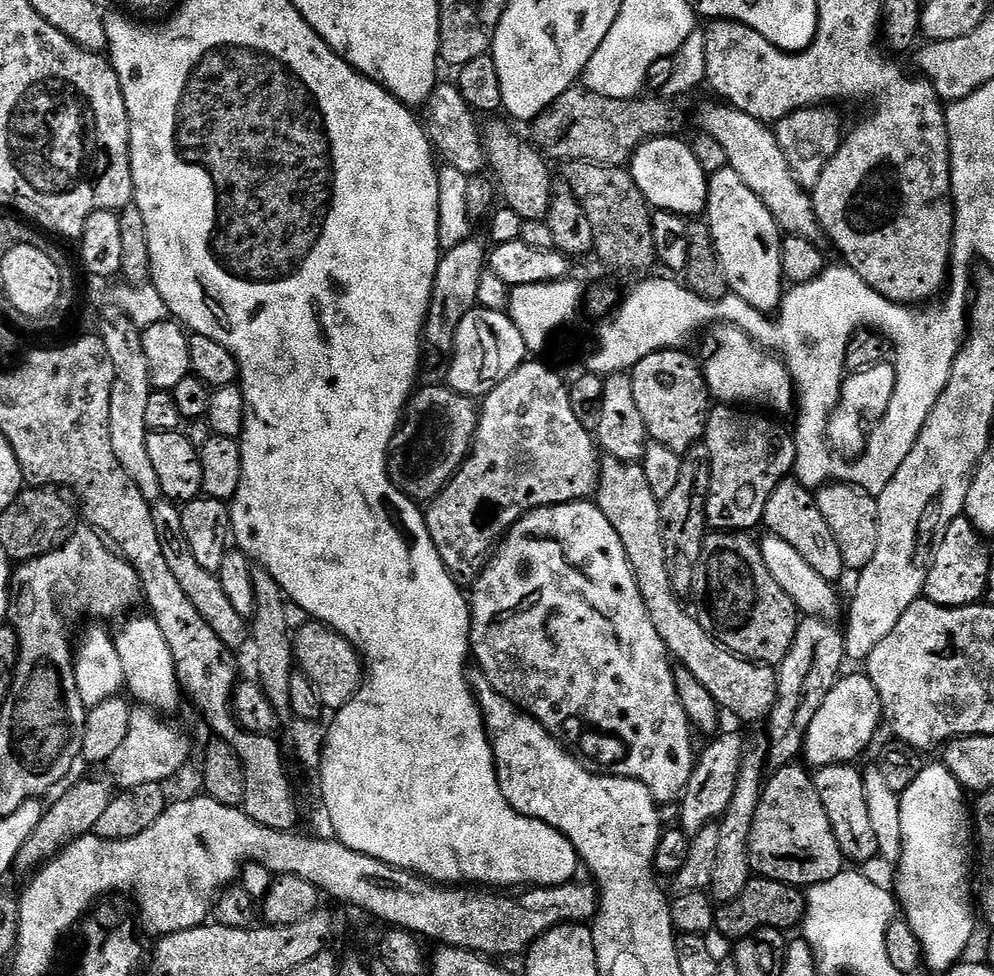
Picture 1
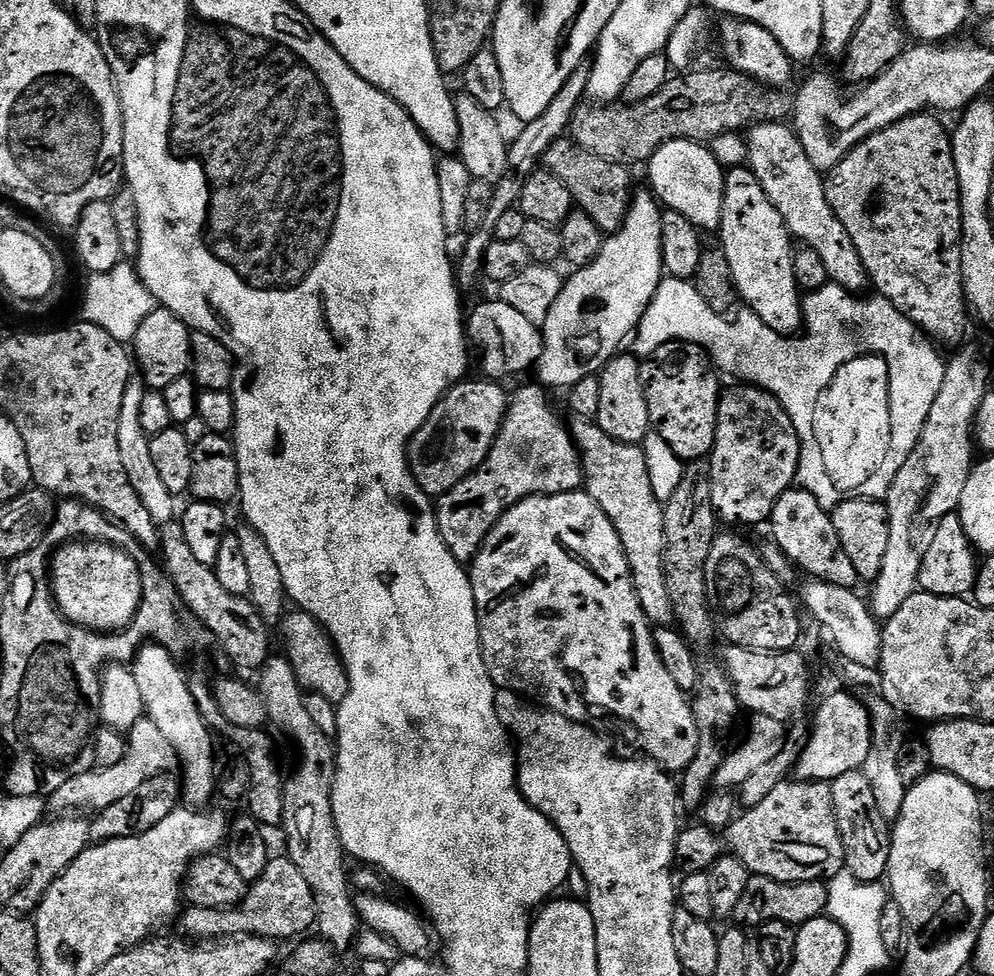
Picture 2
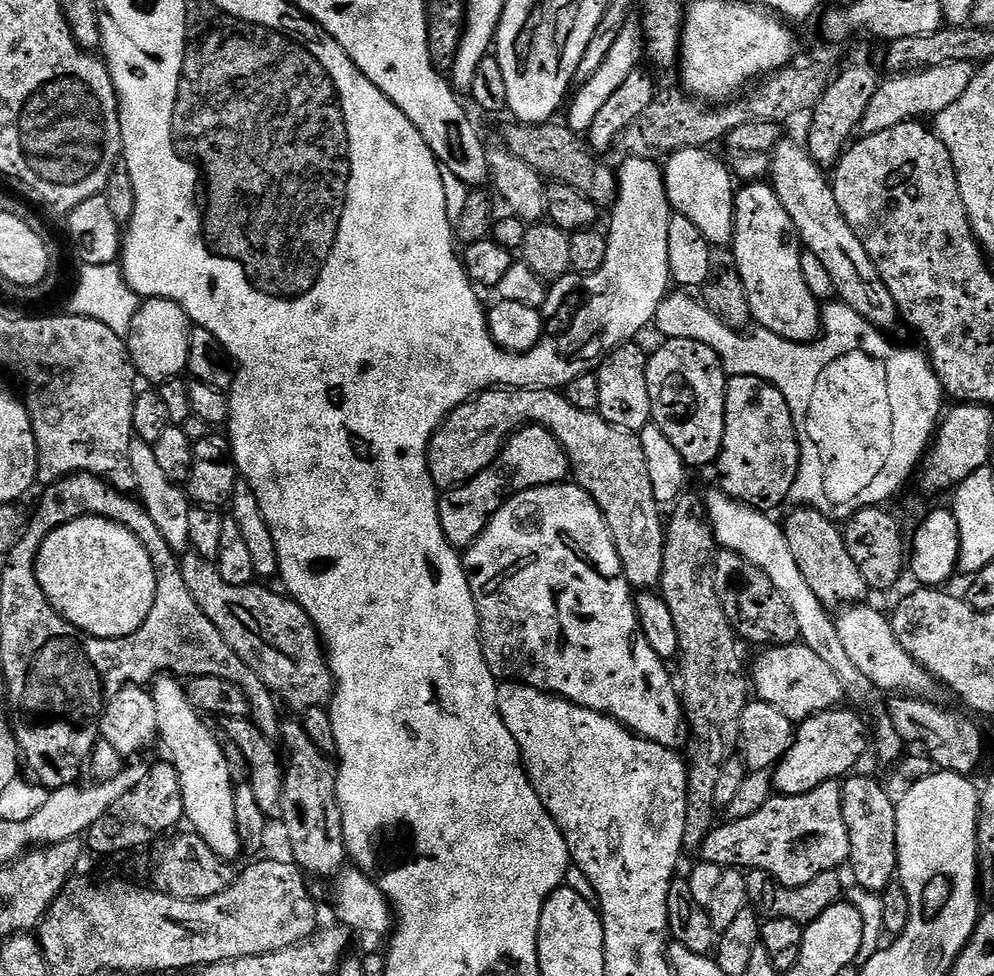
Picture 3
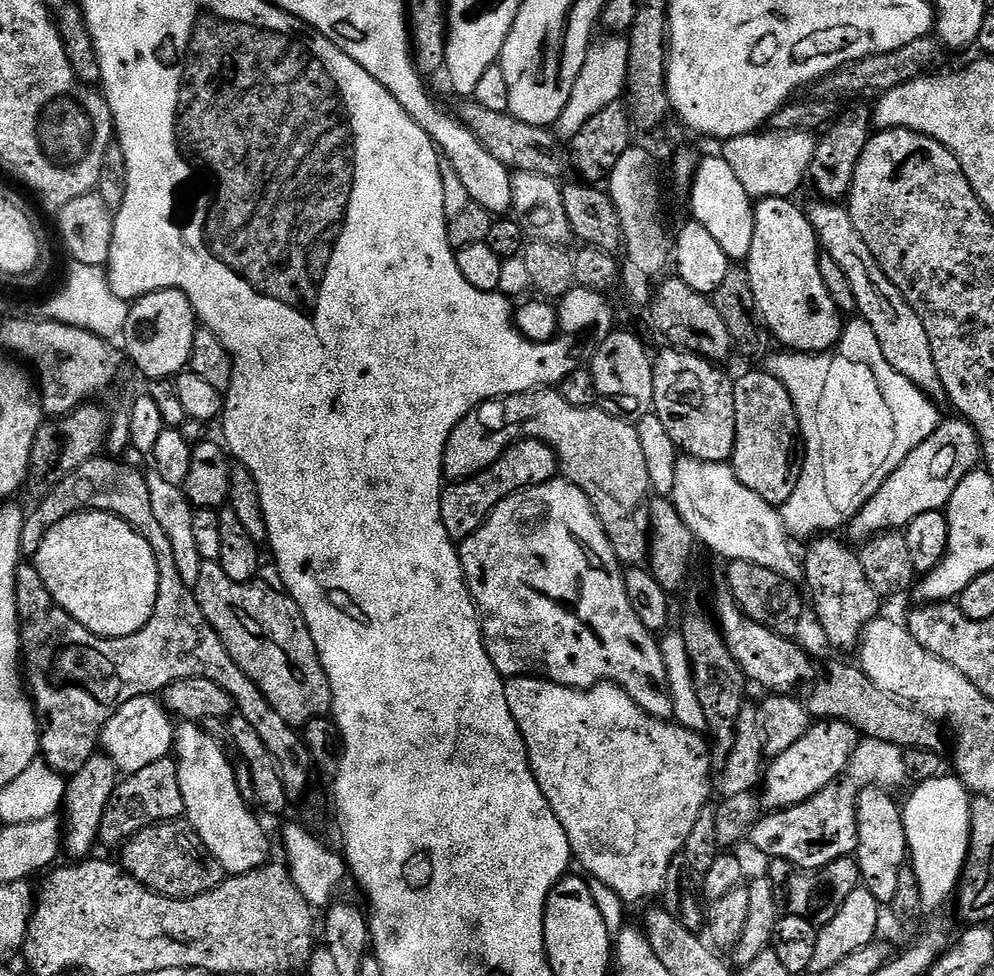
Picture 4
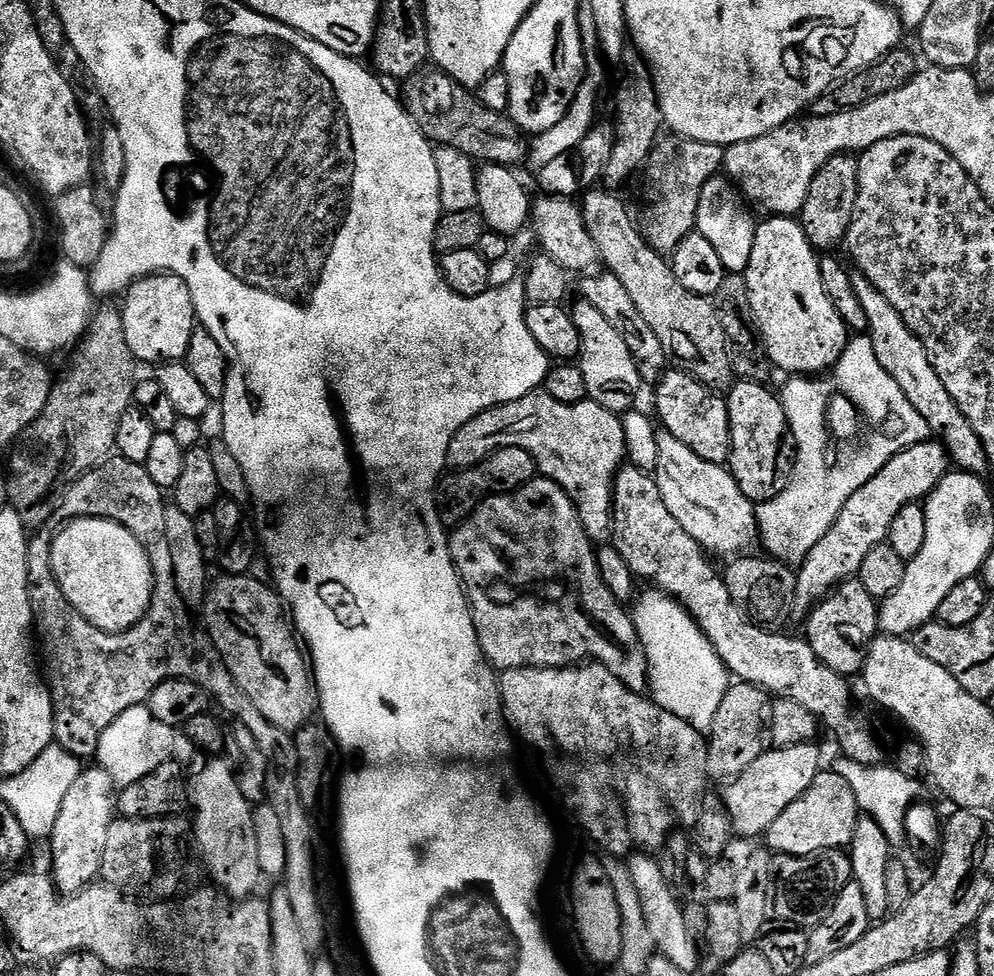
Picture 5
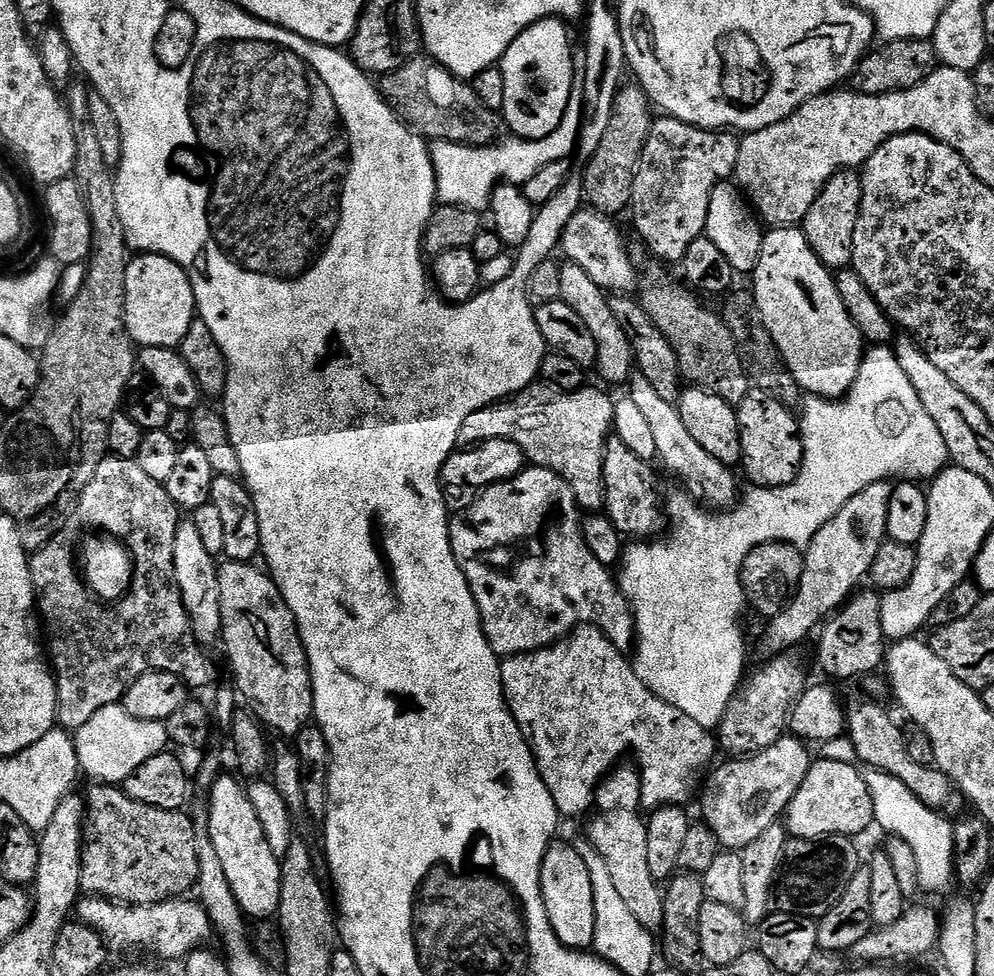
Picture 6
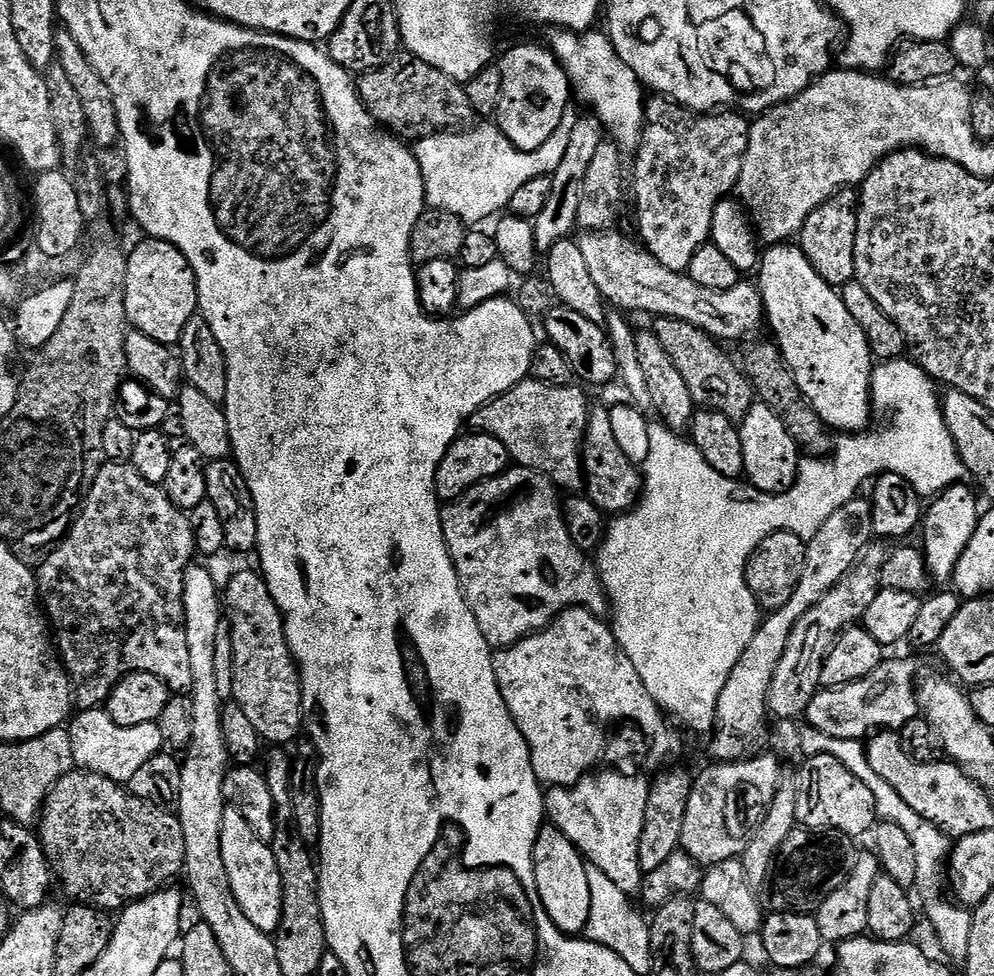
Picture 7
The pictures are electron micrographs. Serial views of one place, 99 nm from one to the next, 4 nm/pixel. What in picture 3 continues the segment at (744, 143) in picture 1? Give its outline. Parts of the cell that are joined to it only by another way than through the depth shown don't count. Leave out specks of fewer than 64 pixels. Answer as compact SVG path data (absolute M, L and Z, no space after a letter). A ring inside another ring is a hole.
M784 138L770 152L770 183L786 214L790 214L797 237L806 244L808 240L807 247L818 254L830 278L834 278L834 290L842 303L858 310L858 314L872 324L885 326L898 316L894 298L890 290L886 290L866 246L862 246L846 222L836 195L832 193L829 177L824 176L827 176L825 169L814 163L803 143L795 144L789 138Z

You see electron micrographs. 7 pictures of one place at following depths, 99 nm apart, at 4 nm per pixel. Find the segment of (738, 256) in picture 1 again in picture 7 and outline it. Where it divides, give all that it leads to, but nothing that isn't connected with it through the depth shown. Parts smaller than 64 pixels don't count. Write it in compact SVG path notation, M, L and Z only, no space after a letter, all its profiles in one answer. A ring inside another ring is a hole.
M785 242L767 249L768 253L758 260L758 287L764 299L764 314L767 327L772 327L774 337L788 369L798 382L798 390L806 394L810 406L824 419L829 429L840 434L855 434L869 427L868 419L874 416L872 411L872 370L874 357L862 334L862 326L846 310L839 291L831 288L820 277L818 270L810 266L806 254L798 246Z

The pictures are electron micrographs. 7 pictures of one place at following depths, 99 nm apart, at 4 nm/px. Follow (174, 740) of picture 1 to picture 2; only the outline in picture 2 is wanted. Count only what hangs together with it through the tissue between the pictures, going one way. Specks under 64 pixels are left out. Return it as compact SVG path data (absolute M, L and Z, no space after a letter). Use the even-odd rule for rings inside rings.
M147 718L137 722L126 736L126 747L122 762L109 768L93 767L92 772L80 772L69 780L61 779L55 792L47 797L46 804L56 814L88 814L106 810L106 806L114 806L122 798L127 798L133 790L138 790L150 778L161 775L176 760L176 751L166 742L162 730L154 726Z

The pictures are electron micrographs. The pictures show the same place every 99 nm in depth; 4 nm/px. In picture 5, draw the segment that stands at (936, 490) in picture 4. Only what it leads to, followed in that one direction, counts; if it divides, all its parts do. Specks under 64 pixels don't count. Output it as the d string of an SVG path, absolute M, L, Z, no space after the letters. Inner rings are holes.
M929 438L923 444L915 444L902 450L866 486L862 486L842 506L834 526L826 530L826 535L814 545L814 550L803 553L801 564L796 573L796 606L797 613L811 613L812 609L836 591L845 580L853 579L859 573L866 554L874 546L885 543L888 531L906 506L923 501L936 487L942 477L950 471L950 457L943 443Z

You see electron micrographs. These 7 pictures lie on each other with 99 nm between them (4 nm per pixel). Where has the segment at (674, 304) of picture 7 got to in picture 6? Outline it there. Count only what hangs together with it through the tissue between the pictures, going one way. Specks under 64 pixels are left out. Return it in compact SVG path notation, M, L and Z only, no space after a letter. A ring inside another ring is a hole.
M577 210L570 219L564 231L560 234L559 251L564 252L563 259L570 264L582 266L590 278L599 288L609 294L632 294L636 288L636 264L620 237L620 232L615 228L609 217L600 212L591 210ZM636 288L636 289L635 289Z

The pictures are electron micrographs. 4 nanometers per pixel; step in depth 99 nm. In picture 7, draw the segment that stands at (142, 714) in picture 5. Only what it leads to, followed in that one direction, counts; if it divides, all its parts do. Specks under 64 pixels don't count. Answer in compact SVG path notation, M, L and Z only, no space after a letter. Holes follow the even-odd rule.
M103 707L85 708L75 713L70 724L72 762L79 771L102 774L115 784L127 785L135 772L165 747L159 723L146 726L118 726Z

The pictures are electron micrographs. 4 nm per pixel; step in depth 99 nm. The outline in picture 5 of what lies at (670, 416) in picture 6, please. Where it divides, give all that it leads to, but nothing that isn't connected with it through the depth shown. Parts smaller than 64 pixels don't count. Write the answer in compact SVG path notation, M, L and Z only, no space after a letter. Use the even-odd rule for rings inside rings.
M669 443L666 454L661 454L654 469L658 486L662 490L662 502L670 509L670 514L682 522L682 526L705 550L716 552L736 552L744 548L758 536L758 508L754 501L740 489L731 471L724 464L715 464L690 450L685 444Z

